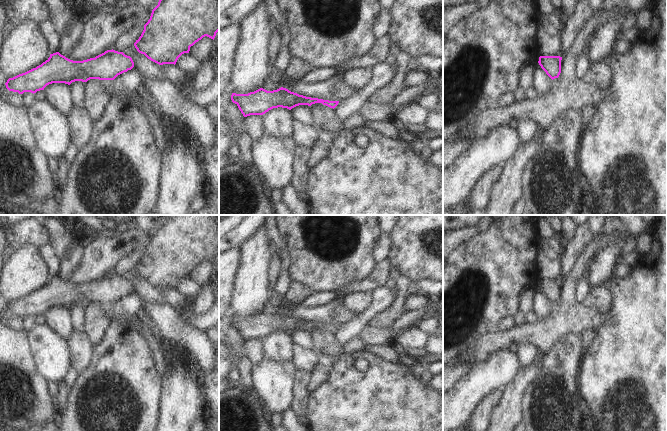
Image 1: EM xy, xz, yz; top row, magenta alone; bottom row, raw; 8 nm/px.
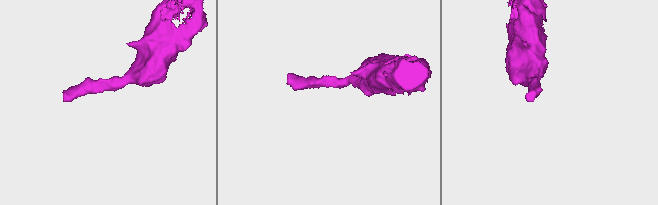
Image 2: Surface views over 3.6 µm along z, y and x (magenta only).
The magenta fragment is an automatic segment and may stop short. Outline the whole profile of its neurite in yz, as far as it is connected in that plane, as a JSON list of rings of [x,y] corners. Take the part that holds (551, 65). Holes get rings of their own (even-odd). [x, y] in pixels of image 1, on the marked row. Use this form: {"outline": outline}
{"outline": [[[540,56],[538,63],[553,80],[558,78],[561,73],[561,60],[562,57],[560,56]]]}

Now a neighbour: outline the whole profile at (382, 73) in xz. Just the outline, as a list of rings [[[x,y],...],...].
[[[377,62],[372,67],[372,78],[362,88],[357,89],[351,96],[339,101],[334,108],[336,115],[344,121],[356,113],[367,101],[374,91],[389,83],[396,73],[396,65],[390,66],[386,62]]]

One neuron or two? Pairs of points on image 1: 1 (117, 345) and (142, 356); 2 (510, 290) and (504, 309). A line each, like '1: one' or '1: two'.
1: one
2: one

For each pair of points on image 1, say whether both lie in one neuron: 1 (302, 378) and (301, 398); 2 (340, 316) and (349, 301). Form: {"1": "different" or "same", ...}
{"1": "same", "2": "different"}

